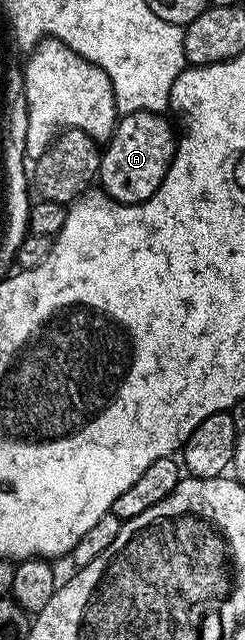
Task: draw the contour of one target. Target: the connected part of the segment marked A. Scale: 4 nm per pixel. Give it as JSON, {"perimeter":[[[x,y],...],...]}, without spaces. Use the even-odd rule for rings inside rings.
{"perimeter":[[[139,110],[133,114],[125,113],[116,123],[116,130],[100,155],[98,182],[104,185],[103,193],[107,197],[123,206],[133,206],[158,192],[176,154],[178,141],[177,131],[172,131],[164,117],[155,110]]]}

